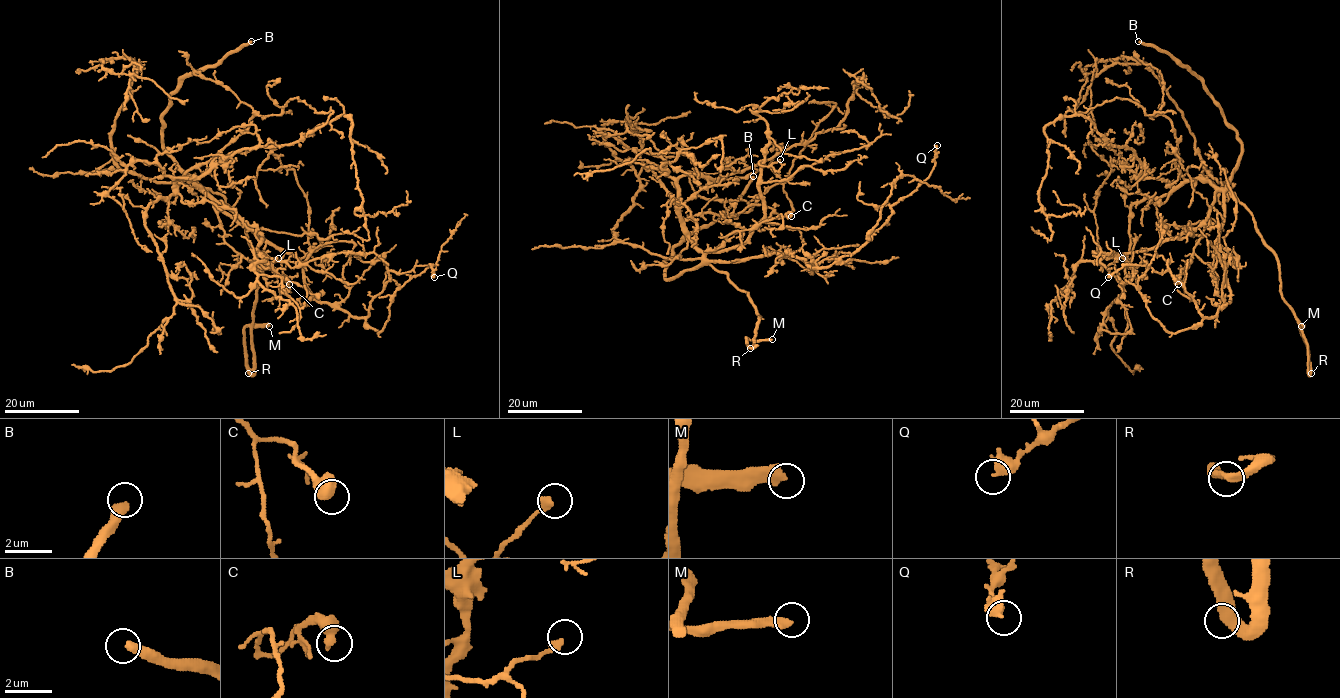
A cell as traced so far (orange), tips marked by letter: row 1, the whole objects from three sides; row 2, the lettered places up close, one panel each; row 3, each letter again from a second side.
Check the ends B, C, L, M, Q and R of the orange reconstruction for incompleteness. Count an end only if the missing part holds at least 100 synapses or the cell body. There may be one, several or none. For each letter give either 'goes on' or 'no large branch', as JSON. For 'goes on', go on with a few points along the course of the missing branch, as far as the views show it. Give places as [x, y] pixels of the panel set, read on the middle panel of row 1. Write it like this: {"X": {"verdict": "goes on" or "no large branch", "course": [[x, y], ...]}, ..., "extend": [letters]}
{"B": {"verdict": "goes on", "course": [[753, 176], [772, 127], [766, 49], [753, 41], [739, 46], [747, 52], [739, 70], [760, 84], [734, 104]]}, "C": {"verdict": "no large branch"}, "L": {"verdict": "no large branch"}, "M": {"verdict": "goes on", "course": [[772, 339], [781, 339], [815, 314]]}, "Q": {"verdict": "no large branch"}, "R": {"verdict": "no large branch"}, "extend": ["B", "M"]}

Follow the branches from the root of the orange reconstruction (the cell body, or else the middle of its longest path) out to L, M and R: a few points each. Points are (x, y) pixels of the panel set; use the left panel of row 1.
L: (183, 179), (197, 184), (262, 236), (256, 260), (265, 268), (278, 258)
M: (183, 179), (220, 193), (245, 225), (257, 265), (257, 300), (251, 324), (269, 326)
R: (183, 179), (220, 193), (245, 225), (257, 265), (251, 326), (253, 372), (248, 373)

